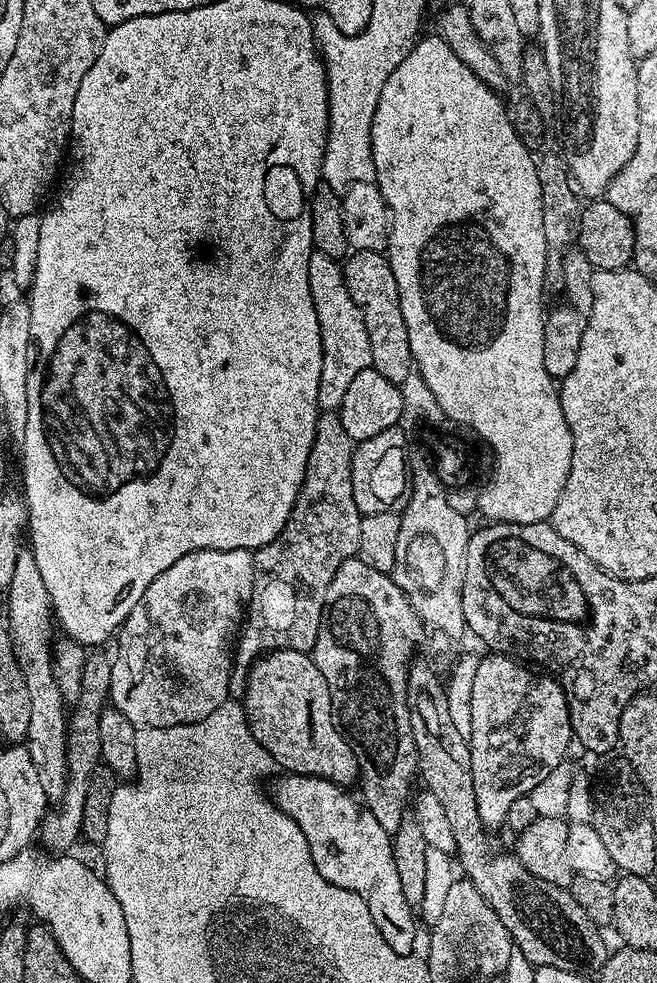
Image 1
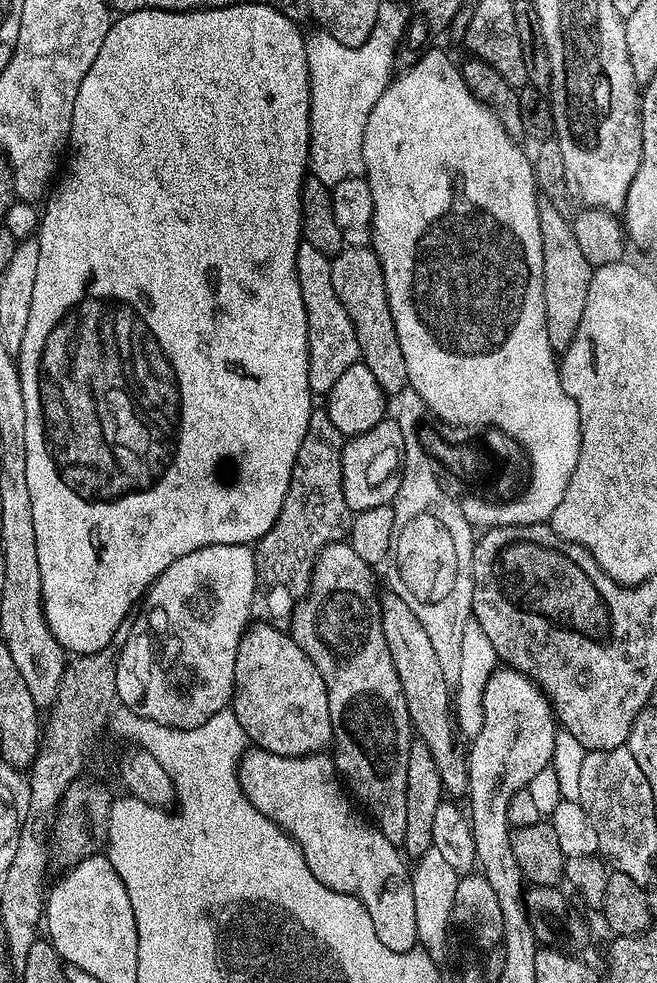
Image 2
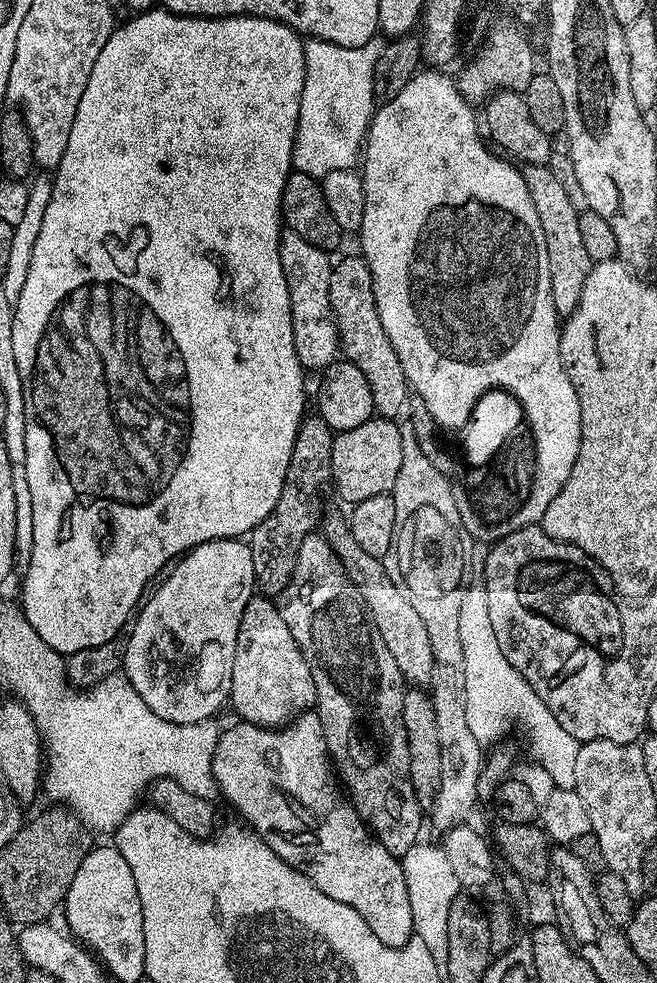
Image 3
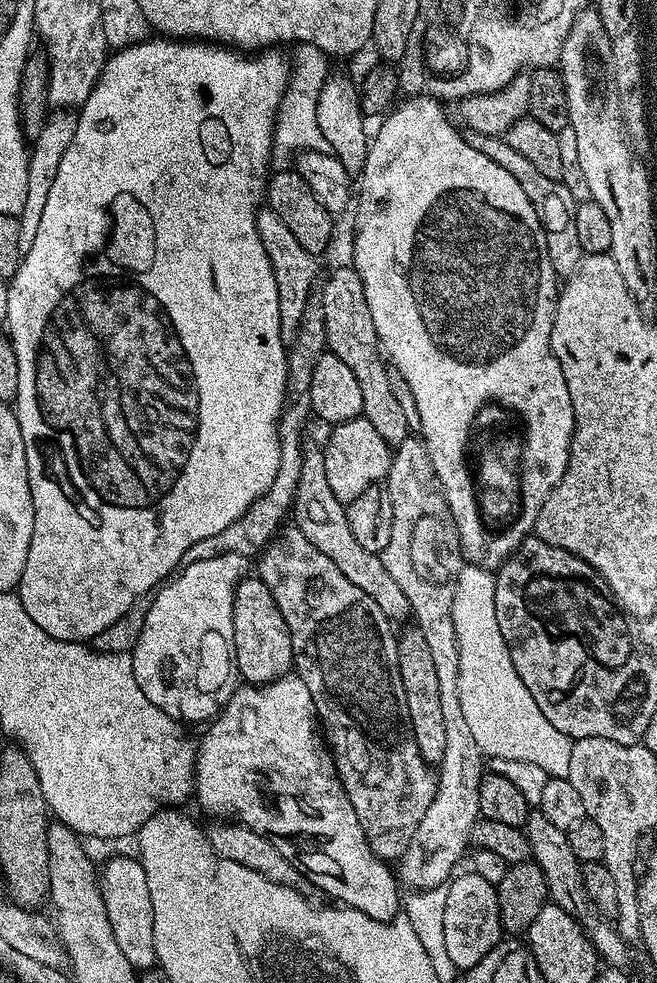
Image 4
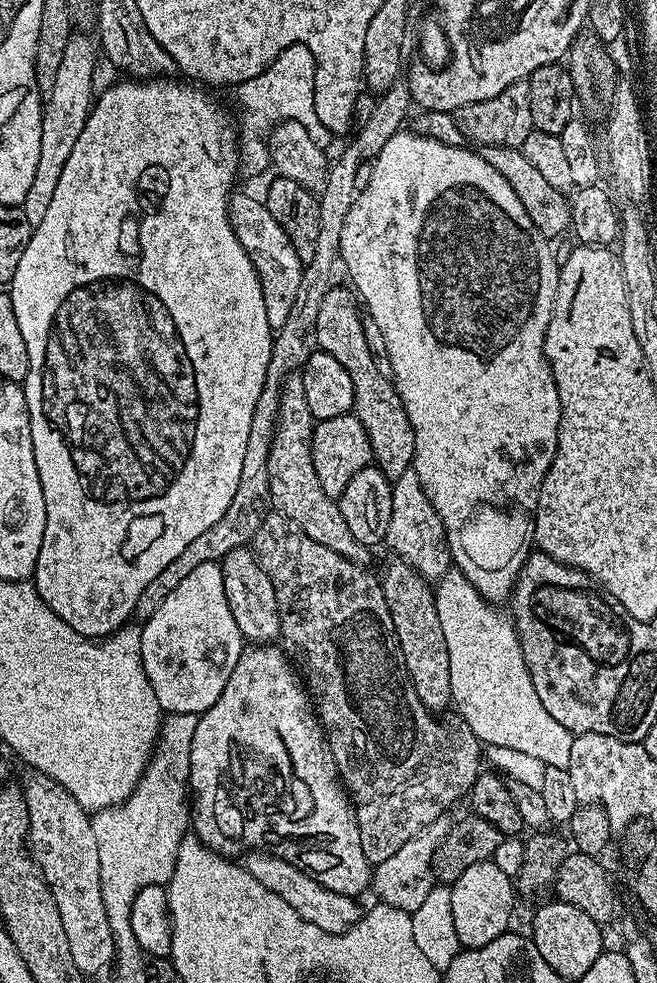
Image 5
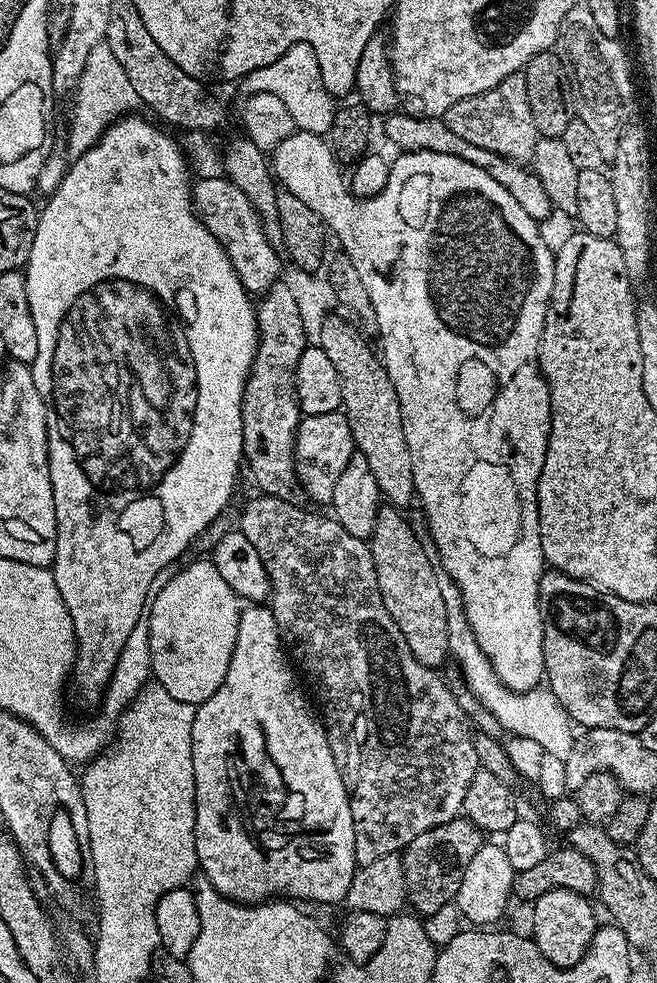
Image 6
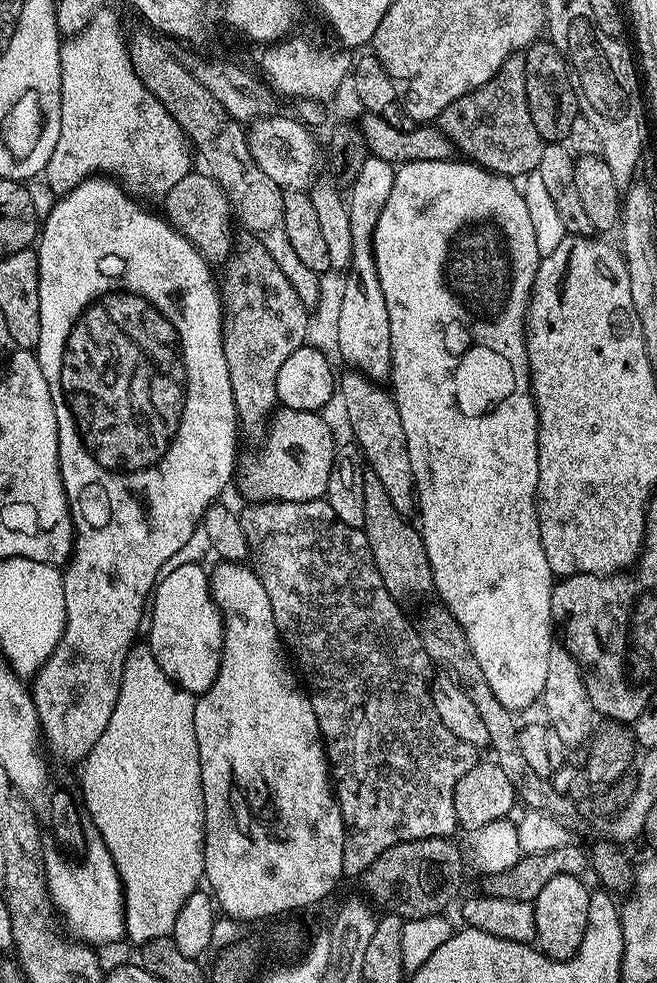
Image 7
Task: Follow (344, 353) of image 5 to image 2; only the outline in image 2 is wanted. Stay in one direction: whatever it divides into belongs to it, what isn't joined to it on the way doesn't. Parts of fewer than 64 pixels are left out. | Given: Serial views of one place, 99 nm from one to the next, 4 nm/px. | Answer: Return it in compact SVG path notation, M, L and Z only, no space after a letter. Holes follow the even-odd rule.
M345 246L337 256L331 257L331 262L330 278L334 282L334 294L338 294L346 314L350 314L350 322L354 322L354 334L358 338L362 362L368 367L370 374L378 378L378 386L382 386L382 390L394 398L402 389L408 387L406 358L402 358L402 346L398 346L398 330L394 330L394 318L390 314L390 302L386 298L384 271L376 253L368 246L363 248Z

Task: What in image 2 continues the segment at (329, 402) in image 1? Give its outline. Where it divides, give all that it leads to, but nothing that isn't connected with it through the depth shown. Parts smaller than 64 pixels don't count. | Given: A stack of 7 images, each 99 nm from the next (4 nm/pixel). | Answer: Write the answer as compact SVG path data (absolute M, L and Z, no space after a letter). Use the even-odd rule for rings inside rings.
M301 242L296 255L298 286L302 286L302 302L306 306L308 323L308 381L313 397L327 397L328 391L342 378L342 373L361 359L358 338L354 334L354 322L342 306L338 294L334 294L334 282L330 278L330 257L322 250Z

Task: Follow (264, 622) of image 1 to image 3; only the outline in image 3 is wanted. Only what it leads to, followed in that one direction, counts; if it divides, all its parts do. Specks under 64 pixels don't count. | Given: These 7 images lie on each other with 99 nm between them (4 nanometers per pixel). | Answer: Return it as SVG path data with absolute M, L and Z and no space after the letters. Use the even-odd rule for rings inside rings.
M319 414L305 415L294 438L294 450L290 454L290 466L286 466L286 482L282 482L282 494L271 514L250 533L247 541L254 558L254 574L259 591L269 598L276 598L290 582L296 565L298 546L302 540L317 531L322 520L320 495L324 487L332 484L333 430Z

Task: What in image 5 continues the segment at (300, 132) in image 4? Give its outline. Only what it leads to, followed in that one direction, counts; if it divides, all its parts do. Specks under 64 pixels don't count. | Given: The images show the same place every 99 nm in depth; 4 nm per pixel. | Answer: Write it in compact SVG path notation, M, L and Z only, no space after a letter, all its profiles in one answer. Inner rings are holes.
M295 44L274 58L274 62L258 78L235 85L236 104L240 107L238 116L238 151L240 153L239 175L256 176L259 172L269 171L270 164L262 158L262 149L266 144L266 133L281 120L302 122L310 138L320 145L327 145L330 133L322 122L318 122L316 109L316 63L314 54L304 44Z

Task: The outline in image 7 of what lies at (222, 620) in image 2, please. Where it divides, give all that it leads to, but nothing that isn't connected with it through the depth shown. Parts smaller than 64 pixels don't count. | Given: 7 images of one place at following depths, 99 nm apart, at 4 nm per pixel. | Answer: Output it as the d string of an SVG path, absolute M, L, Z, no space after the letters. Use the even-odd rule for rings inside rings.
M203 563L187 564L161 575L150 597L150 619L146 624L146 643L158 666L178 687L193 694L210 690L224 649L224 622L212 598L209 573L206 568L204 572L204 567Z

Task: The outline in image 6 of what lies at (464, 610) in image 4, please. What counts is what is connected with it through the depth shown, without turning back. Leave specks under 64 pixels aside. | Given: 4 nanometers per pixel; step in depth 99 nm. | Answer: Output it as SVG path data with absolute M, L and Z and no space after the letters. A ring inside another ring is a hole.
M446 574L439 575L438 590L448 610L448 643L451 655L460 663L460 672L464 675L464 684L484 704L486 710L494 714L505 733L524 738L534 738L538 746L548 752L561 752L566 755L572 750L572 728L567 712L560 707L555 692L544 686L531 688L527 694L511 692L494 674L486 654L478 646L464 616L461 592ZM545 688L545 689L544 689ZM563 750L563 751L562 751ZM566 753L566 754L565 754Z

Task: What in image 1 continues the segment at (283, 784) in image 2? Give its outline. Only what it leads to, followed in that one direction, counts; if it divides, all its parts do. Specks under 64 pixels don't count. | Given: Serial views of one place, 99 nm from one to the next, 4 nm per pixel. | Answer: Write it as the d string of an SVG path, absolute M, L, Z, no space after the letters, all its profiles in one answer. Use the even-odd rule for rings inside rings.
M280 774L272 784L272 792L270 788L270 799L302 830L318 874L322 874L326 882L358 894L358 898L366 902L366 910L370 910L378 934L386 938L386 946L407 956L416 944L418 916L406 902L406 894L402 894L391 835L382 830L374 814L348 792L351 791L321 776Z

